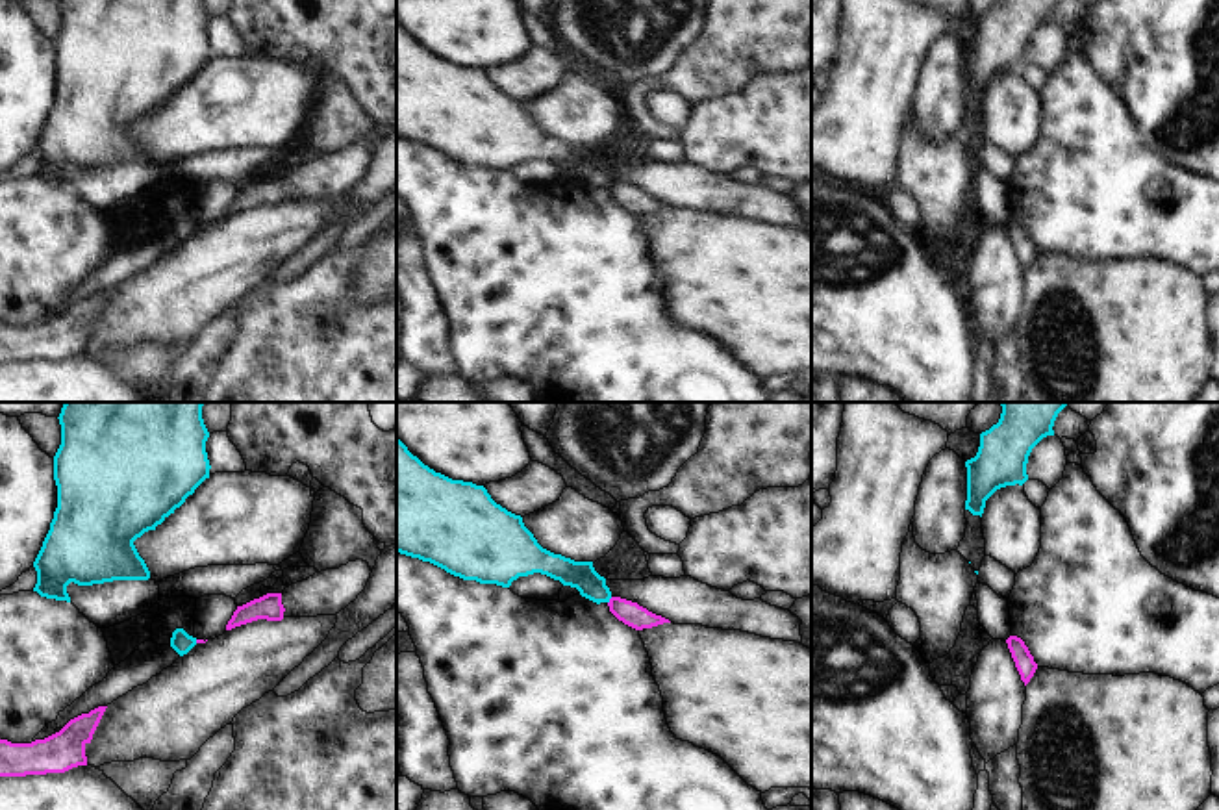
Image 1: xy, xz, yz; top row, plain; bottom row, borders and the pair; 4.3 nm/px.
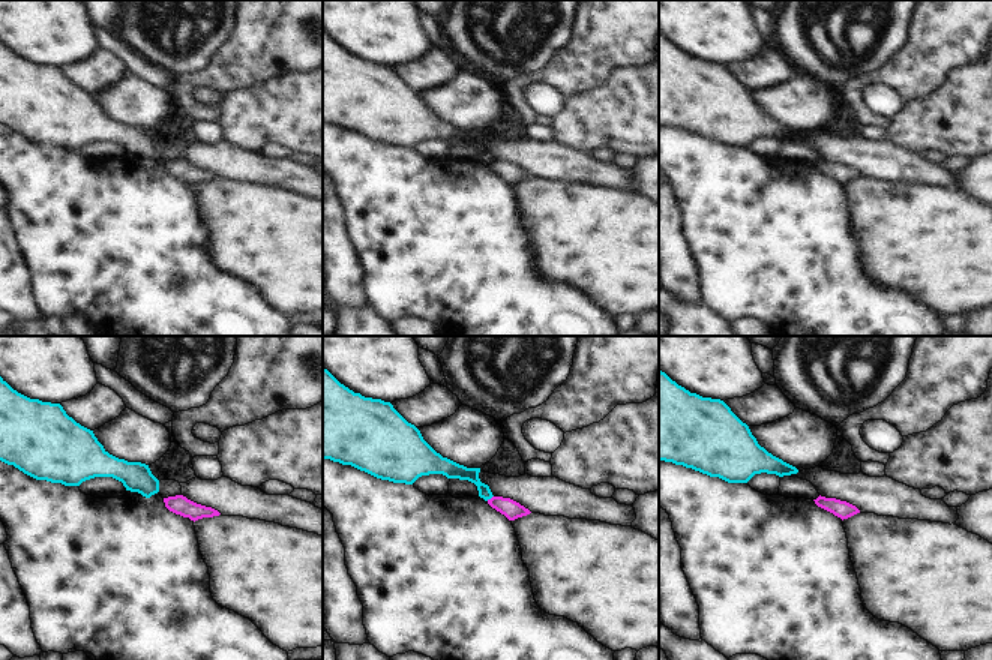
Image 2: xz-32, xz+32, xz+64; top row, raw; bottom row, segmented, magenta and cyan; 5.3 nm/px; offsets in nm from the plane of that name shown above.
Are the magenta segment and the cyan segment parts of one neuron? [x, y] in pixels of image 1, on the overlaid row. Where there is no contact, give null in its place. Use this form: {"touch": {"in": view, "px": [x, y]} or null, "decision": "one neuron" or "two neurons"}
{"touch": {"in": "xz", "px": [610, 601]}, "decision": "two neurons"}

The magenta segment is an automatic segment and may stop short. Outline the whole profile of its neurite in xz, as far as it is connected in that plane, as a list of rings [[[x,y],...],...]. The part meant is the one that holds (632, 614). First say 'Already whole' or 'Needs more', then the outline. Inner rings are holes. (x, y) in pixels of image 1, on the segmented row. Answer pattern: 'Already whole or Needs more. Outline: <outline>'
Already whole. Outline: [[[611,597],[608,606],[610,606],[610,612],[619,621],[622,621],[624,625],[628,625],[635,630],[671,623],[669,619],[648,612],[647,608],[639,606],[637,602],[632,602],[632,601],[621,599],[621,597]]]

